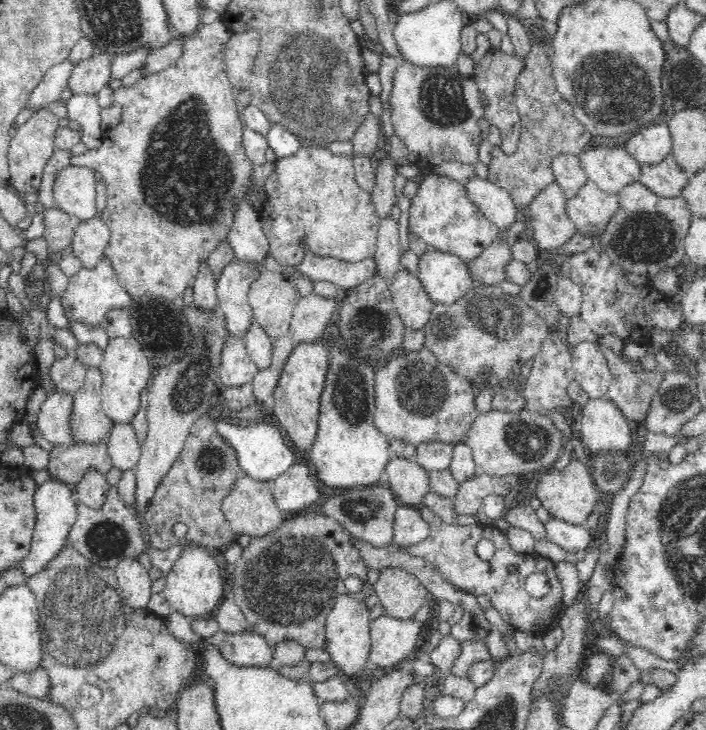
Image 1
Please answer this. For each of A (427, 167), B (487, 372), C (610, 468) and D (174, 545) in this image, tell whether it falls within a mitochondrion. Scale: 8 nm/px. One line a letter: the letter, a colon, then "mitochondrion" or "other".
A: other
B: mitochondrion
C: mitochondrion
D: other

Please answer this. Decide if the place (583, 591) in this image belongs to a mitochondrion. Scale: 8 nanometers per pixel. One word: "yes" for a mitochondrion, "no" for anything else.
no

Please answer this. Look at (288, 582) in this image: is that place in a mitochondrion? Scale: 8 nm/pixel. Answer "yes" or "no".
yes

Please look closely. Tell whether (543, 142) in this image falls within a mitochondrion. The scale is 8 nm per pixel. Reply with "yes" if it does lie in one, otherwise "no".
no

